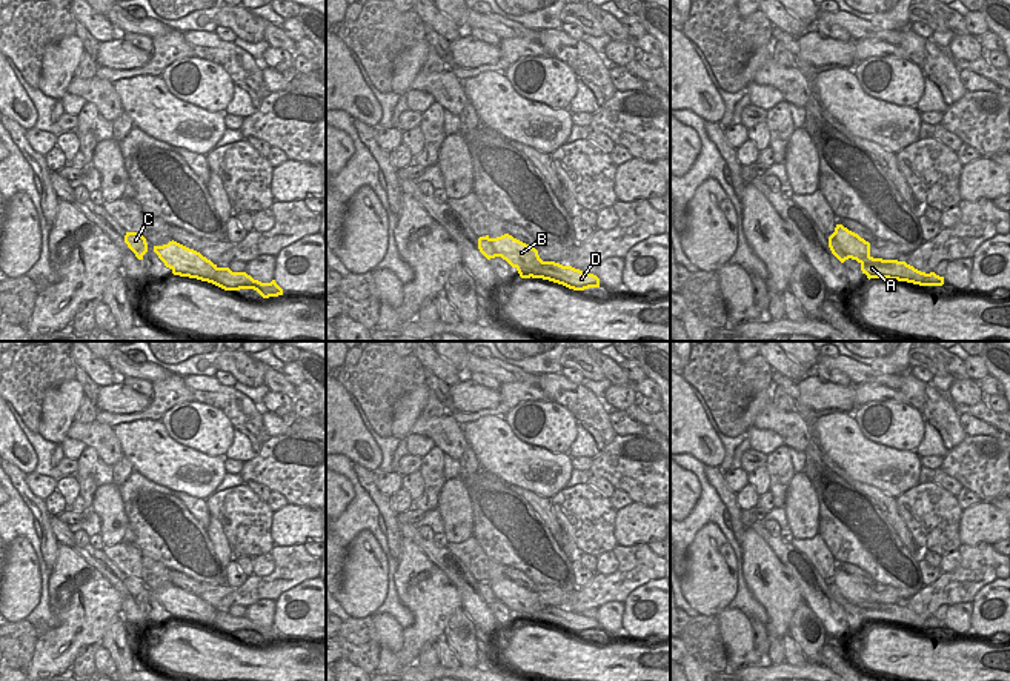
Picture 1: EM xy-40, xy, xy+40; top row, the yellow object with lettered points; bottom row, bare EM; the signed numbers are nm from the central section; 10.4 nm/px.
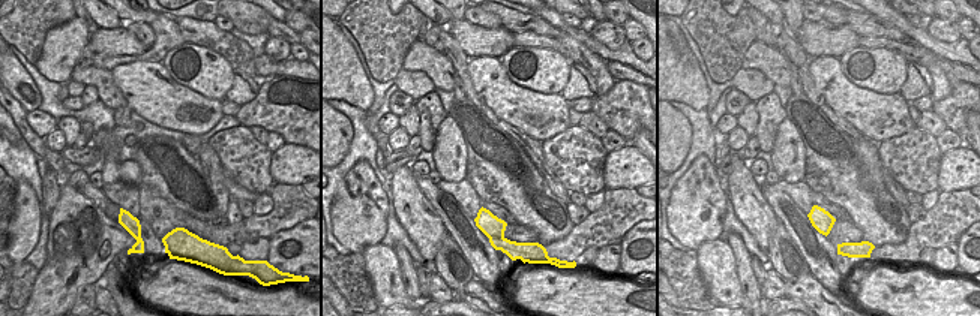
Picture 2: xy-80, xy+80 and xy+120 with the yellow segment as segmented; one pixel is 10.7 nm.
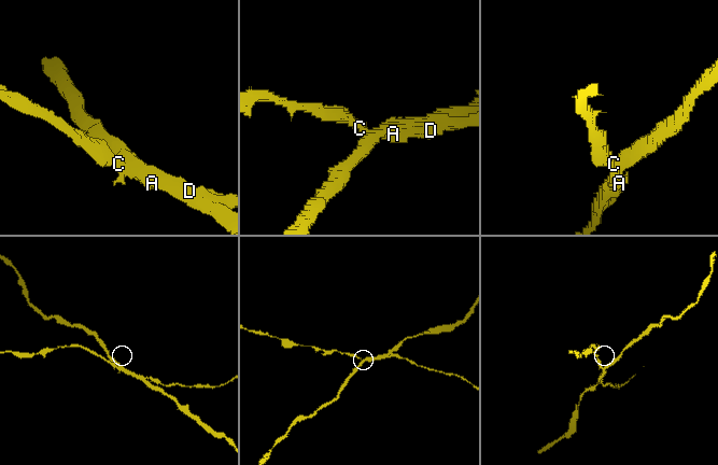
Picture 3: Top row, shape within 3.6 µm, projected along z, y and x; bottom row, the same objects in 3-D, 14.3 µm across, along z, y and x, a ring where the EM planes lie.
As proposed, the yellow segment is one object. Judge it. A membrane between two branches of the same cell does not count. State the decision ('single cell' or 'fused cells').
fused cells

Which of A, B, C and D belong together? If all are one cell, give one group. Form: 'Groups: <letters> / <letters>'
Groups: A C D / B

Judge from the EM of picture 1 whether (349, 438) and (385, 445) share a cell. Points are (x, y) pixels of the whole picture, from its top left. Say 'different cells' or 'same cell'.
different cells

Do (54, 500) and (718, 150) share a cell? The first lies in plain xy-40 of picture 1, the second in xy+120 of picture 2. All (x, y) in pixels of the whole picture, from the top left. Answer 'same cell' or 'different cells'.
different cells

